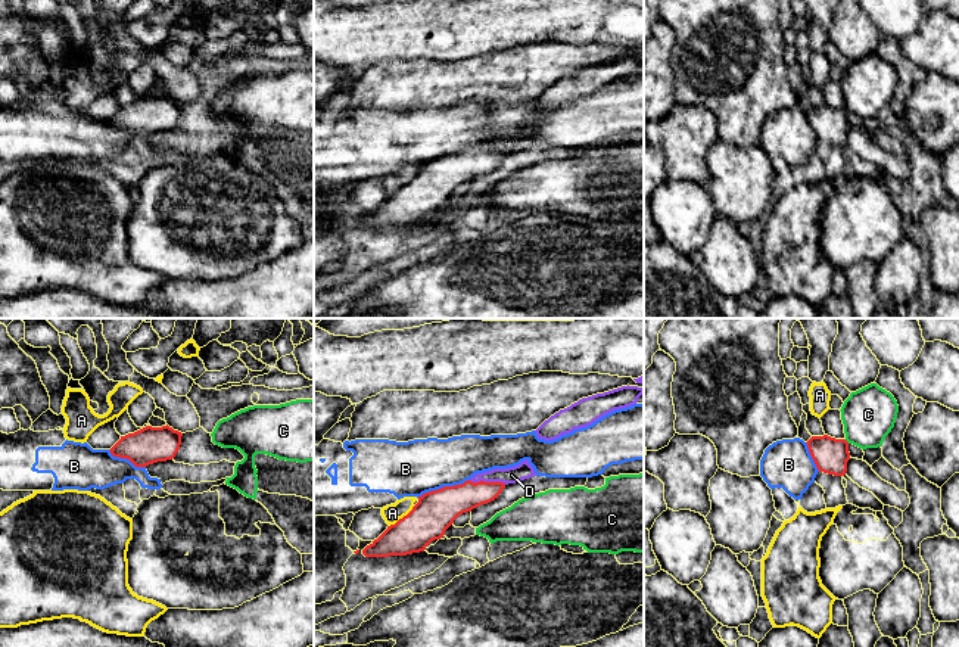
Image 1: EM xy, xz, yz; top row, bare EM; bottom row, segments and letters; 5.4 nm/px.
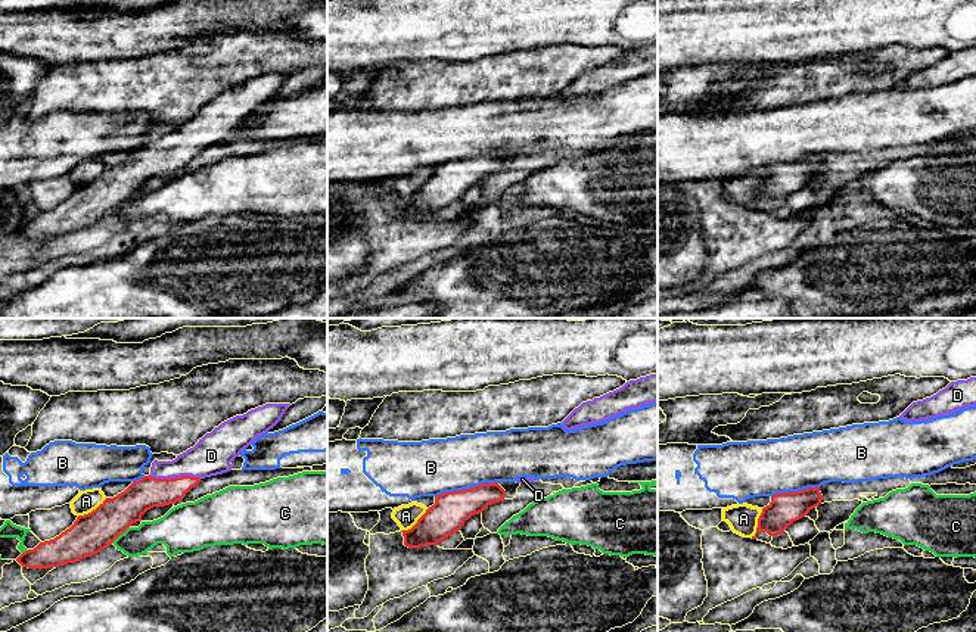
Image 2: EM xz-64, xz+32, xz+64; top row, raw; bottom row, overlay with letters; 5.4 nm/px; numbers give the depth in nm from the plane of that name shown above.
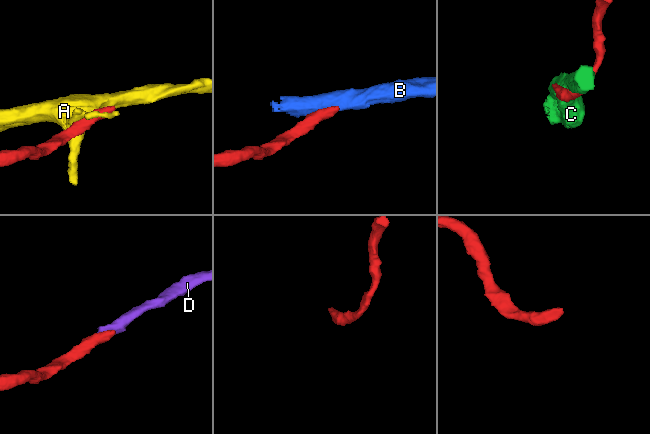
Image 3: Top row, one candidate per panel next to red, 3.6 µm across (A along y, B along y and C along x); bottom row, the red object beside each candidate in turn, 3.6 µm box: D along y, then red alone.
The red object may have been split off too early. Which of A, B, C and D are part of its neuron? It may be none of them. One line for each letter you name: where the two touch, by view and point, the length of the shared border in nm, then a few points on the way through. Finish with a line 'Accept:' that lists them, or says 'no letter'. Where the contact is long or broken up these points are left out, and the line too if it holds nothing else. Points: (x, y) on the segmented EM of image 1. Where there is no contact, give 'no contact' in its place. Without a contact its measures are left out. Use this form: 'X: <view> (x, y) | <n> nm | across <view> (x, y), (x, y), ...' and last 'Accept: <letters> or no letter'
D: xz (488, 482) | 200 nm | across xz (448, 503), (480, 490), (488, 482), (511, 475)
Accept: D

